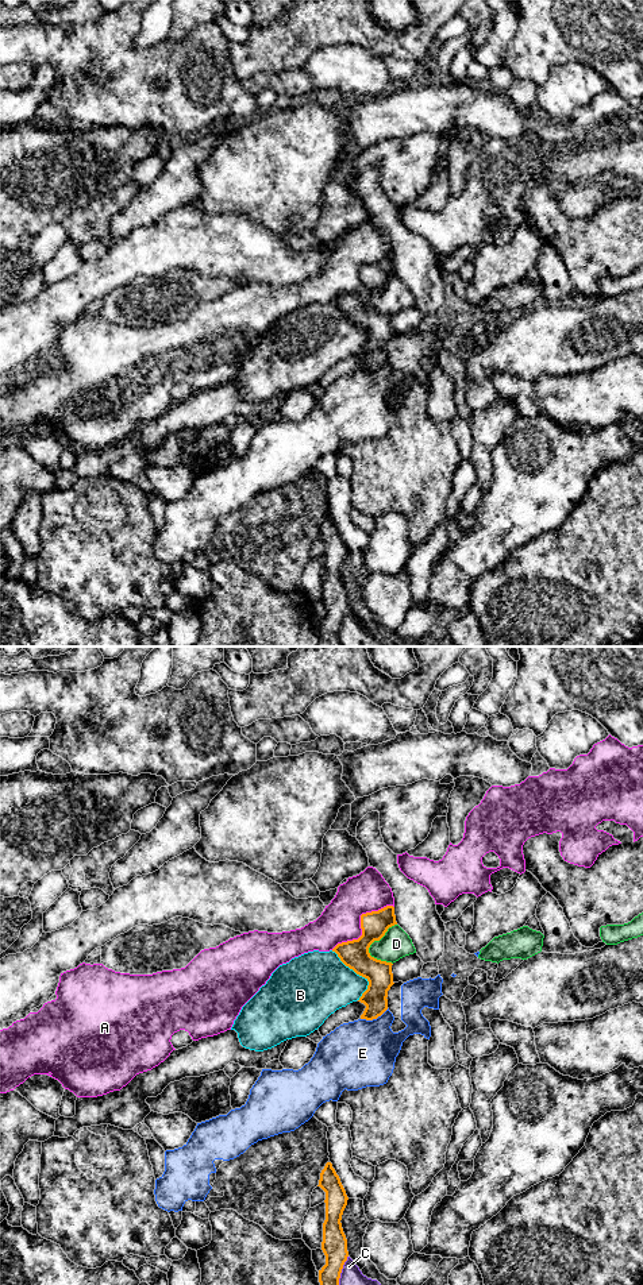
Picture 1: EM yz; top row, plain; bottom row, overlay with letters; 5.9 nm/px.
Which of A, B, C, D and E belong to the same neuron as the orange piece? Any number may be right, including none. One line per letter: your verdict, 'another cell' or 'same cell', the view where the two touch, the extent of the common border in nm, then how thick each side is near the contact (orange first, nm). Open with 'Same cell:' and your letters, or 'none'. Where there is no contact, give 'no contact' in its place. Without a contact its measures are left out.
Same cell: none
A: another cell; meets orange in yz; contact 460 nm long; 160 nm thick on the orange side, 240 nm on the other
B: another cell; meets orange in yz; contact 340 nm long; 160 nm thick on the orange side, 380 nm on the other
C: another cell; meets orange in yz; contact 240 nm long; 150 nm thick on the orange side, 220 nm on the other
D: another cell; meets orange in yz; contact 260 nm long; 160 nm thick on the orange side, 180 nm on the other
E: another cell; meets orange in yz; contact 180 nm long; 150 nm thick on the orange side, 400 nm on the other

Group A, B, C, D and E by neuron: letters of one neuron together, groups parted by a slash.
A / B / C / D / E

